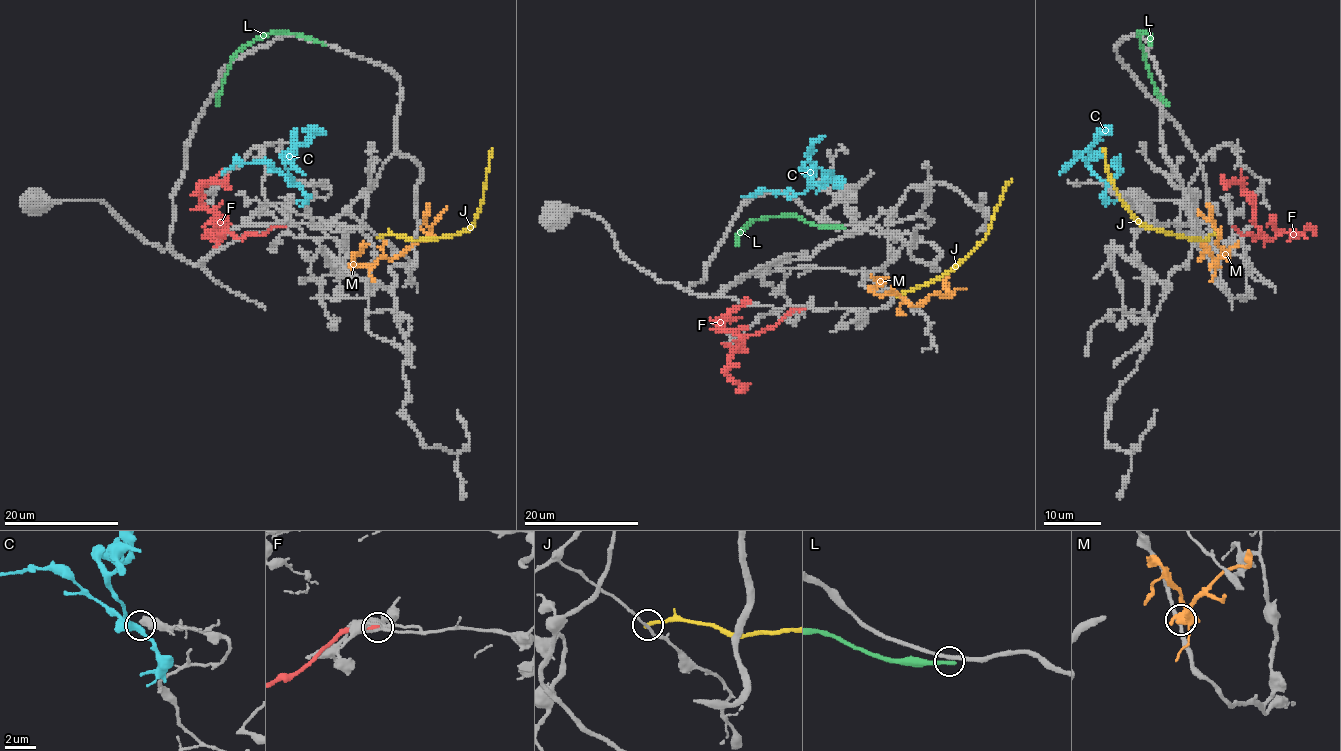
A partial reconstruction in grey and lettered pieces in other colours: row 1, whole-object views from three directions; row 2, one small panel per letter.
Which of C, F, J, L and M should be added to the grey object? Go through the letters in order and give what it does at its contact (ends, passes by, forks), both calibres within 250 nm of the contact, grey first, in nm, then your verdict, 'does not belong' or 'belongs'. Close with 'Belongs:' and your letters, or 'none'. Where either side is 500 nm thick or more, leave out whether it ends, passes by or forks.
C: calibres 500 and 320 nm; does not belong
F: it ends; calibres 120 and 200 nm; does not belong
J: it ends; calibres 170 and 280 nm; does not belong
L: it ends; calibres 240 and 320 nm; does not belong
M: it passes by; calibres 240 and 480 nm; does not belong
Belongs: none

